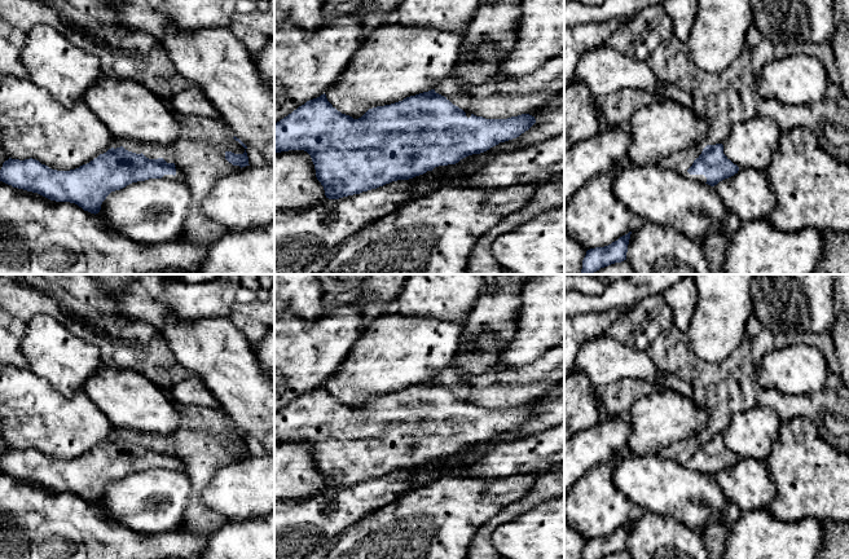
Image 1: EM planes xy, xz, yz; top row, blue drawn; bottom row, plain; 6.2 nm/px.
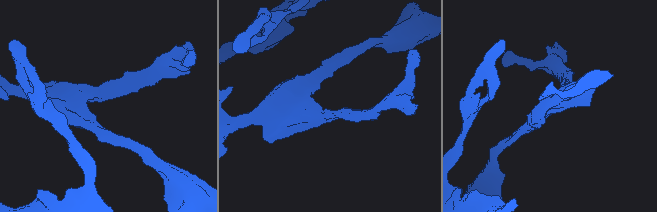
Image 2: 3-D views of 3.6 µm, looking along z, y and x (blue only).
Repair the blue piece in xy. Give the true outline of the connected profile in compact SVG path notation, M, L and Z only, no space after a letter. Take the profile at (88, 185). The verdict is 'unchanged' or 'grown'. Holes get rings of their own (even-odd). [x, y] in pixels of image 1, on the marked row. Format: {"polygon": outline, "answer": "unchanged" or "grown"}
{"polygon": "M123 146L111 148L70 171L52 170L32 158L9 158L0 170L0 181L13 188L56 202L75 203L94 215L111 192L149 179L182 180L182 176L175 163L167 163L163 158L149 159L142 153L136 154Z", "answer": "grown"}

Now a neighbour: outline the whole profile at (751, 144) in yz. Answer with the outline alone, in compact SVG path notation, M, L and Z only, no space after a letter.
M756 116L734 124L722 144L723 154L739 168L753 168L765 173L779 148L782 132L771 118Z

